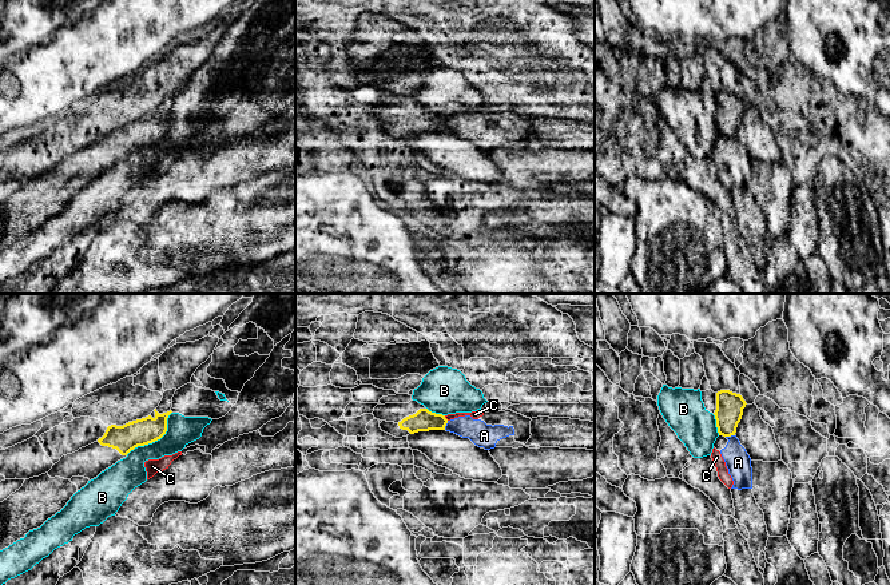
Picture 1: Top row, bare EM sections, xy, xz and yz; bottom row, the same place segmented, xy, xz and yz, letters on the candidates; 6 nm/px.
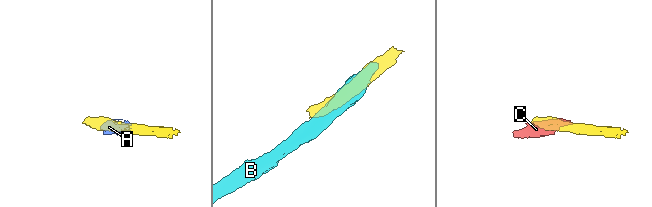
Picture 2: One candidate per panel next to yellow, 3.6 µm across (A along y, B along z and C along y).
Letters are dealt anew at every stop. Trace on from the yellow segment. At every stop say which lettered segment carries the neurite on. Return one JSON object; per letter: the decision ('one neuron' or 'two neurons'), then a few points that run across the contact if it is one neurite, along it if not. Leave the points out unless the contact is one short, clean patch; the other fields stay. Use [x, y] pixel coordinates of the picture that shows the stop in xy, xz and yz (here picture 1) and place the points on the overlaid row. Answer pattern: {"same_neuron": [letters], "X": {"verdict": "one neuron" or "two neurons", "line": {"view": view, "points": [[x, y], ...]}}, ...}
{"same_neuron": [], "A": {"verdict": "two neurons", "line": {"view": "xz", "points": [[448, 421], [444, 429]]}}, "B": {"verdict": "two neurons", "line": {"view": "xy", "points": [[171, 412], [167, 430], [159, 438], [138, 445], [126, 454]]}}, "C": {"verdict": "two neurons", "line": {"view": "xz", "points": [[444, 416], [448, 420]]}}}

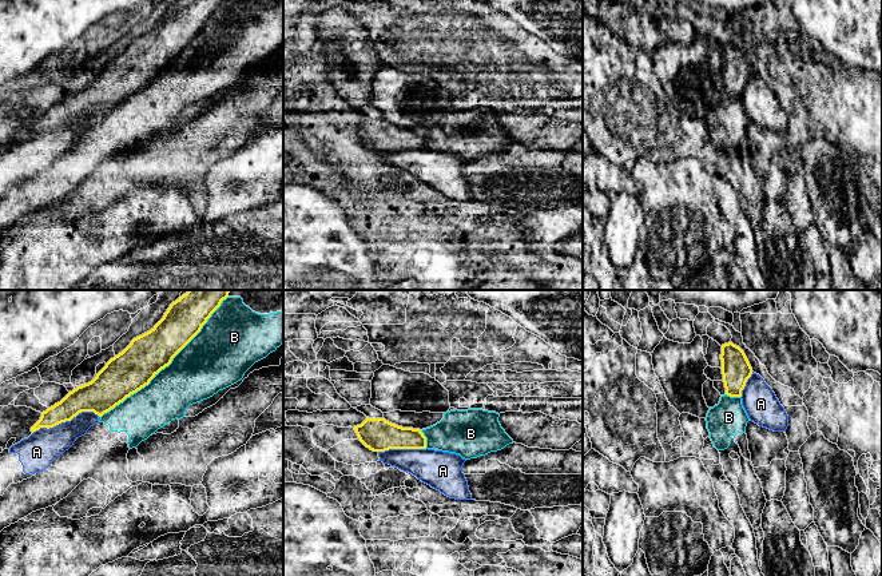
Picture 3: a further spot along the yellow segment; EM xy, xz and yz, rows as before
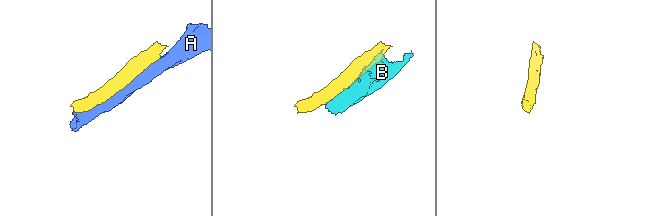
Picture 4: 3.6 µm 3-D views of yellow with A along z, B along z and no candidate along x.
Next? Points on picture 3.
{"same_neuron": [], "A": {"verdict": "two neurons"}, "B": {"verdict": "two neurons"}}

